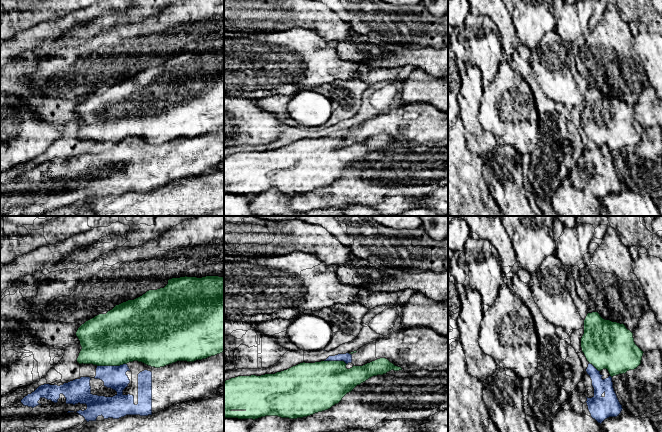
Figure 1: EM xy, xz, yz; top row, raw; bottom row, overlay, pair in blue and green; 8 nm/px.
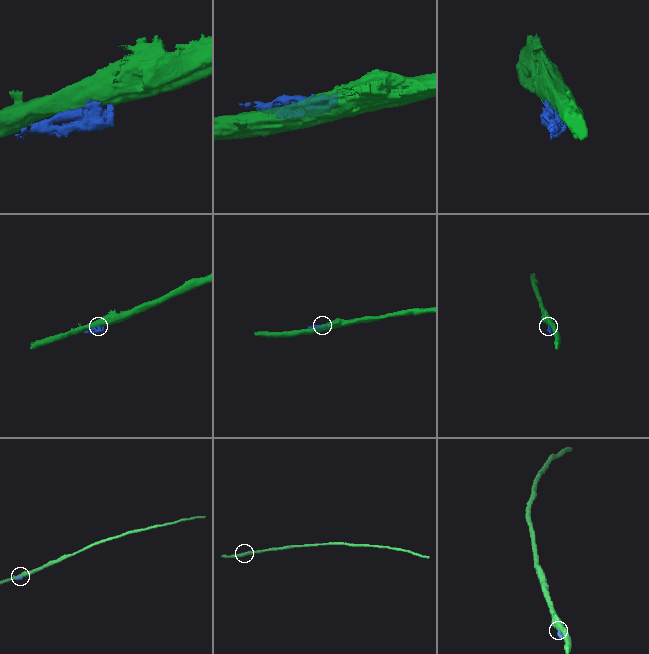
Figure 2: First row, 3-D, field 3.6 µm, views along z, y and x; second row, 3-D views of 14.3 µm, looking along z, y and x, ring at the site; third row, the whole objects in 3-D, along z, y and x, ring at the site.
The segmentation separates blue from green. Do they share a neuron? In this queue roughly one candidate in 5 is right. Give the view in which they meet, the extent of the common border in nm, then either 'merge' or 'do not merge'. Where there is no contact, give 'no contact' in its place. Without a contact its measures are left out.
xy | 240 nm | do not merge

